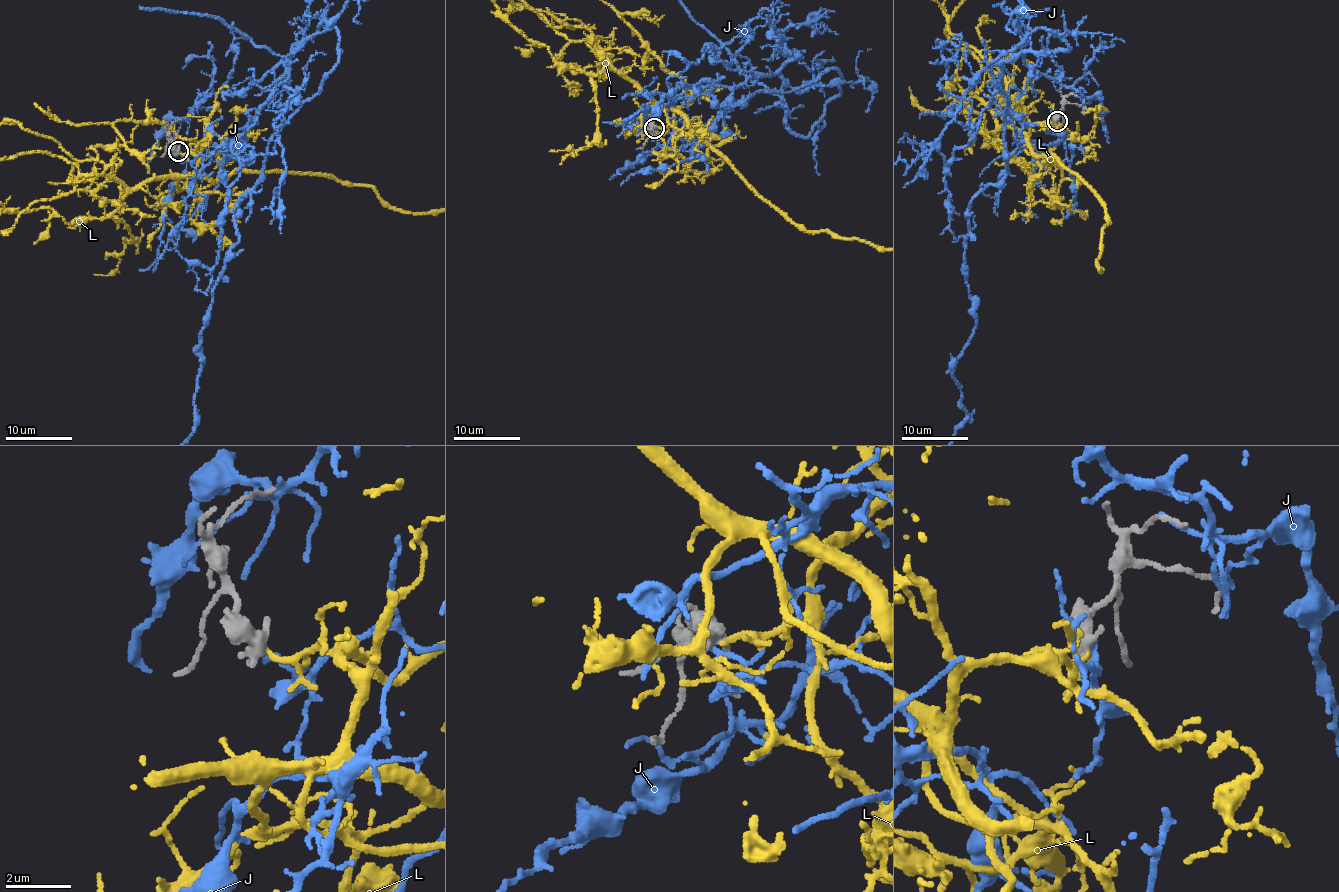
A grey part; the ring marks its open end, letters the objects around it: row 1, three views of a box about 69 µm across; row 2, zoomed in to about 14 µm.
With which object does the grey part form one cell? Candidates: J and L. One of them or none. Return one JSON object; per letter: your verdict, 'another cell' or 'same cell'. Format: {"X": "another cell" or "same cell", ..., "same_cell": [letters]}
{"J": "another cell", "L": "same cell", "same_cell": ["L"]}

